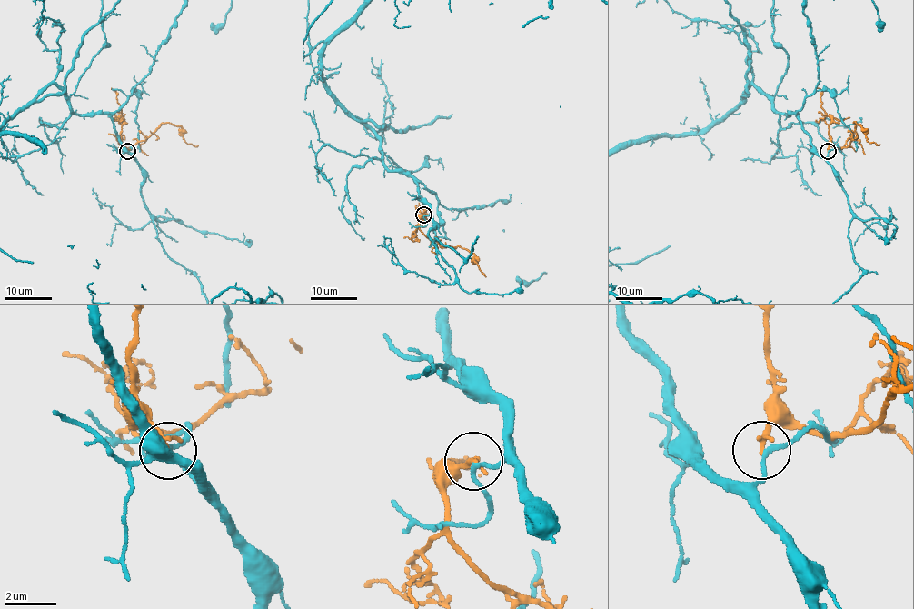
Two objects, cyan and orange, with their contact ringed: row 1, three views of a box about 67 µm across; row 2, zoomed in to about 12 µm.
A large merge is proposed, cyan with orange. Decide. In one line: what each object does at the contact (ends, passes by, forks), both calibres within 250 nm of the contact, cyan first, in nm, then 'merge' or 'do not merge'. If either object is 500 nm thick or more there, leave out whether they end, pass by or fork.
cyan passes by; orange ends there; 160 nm thick on the cyan side, 200 nm on the other; do not merge

